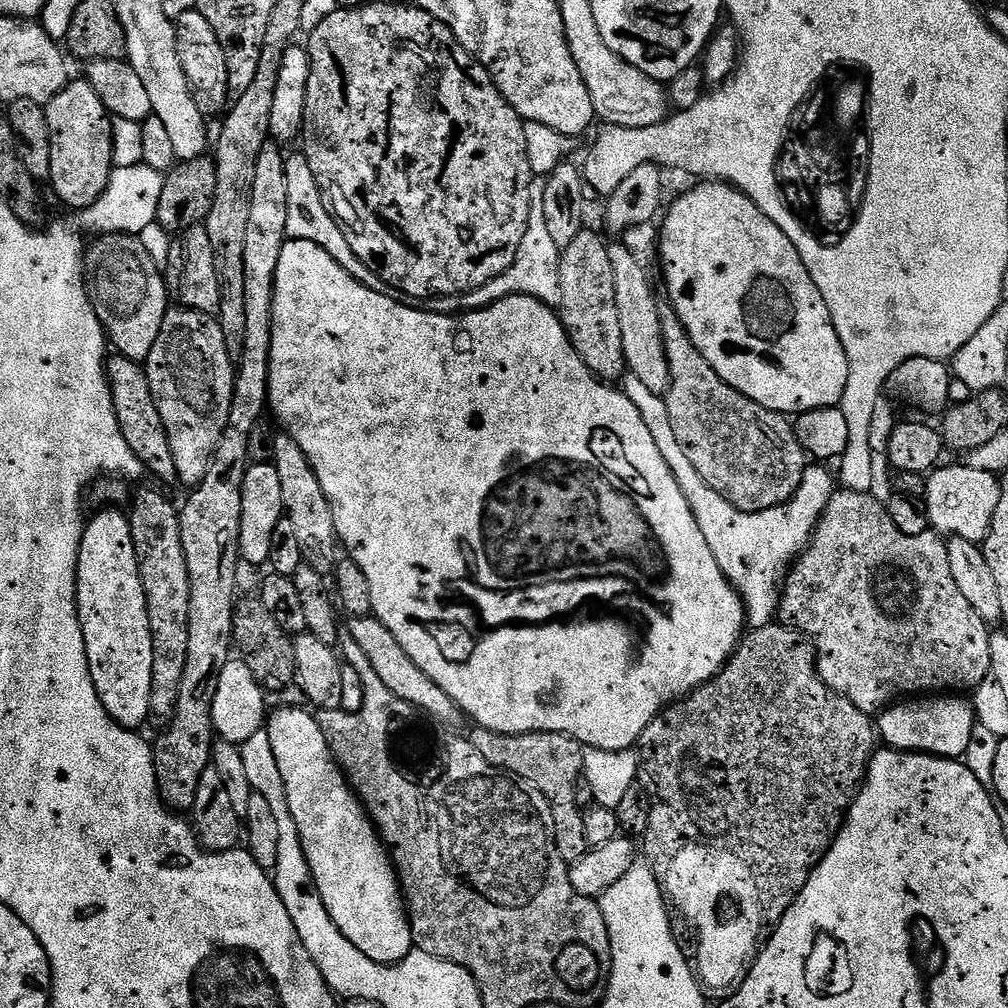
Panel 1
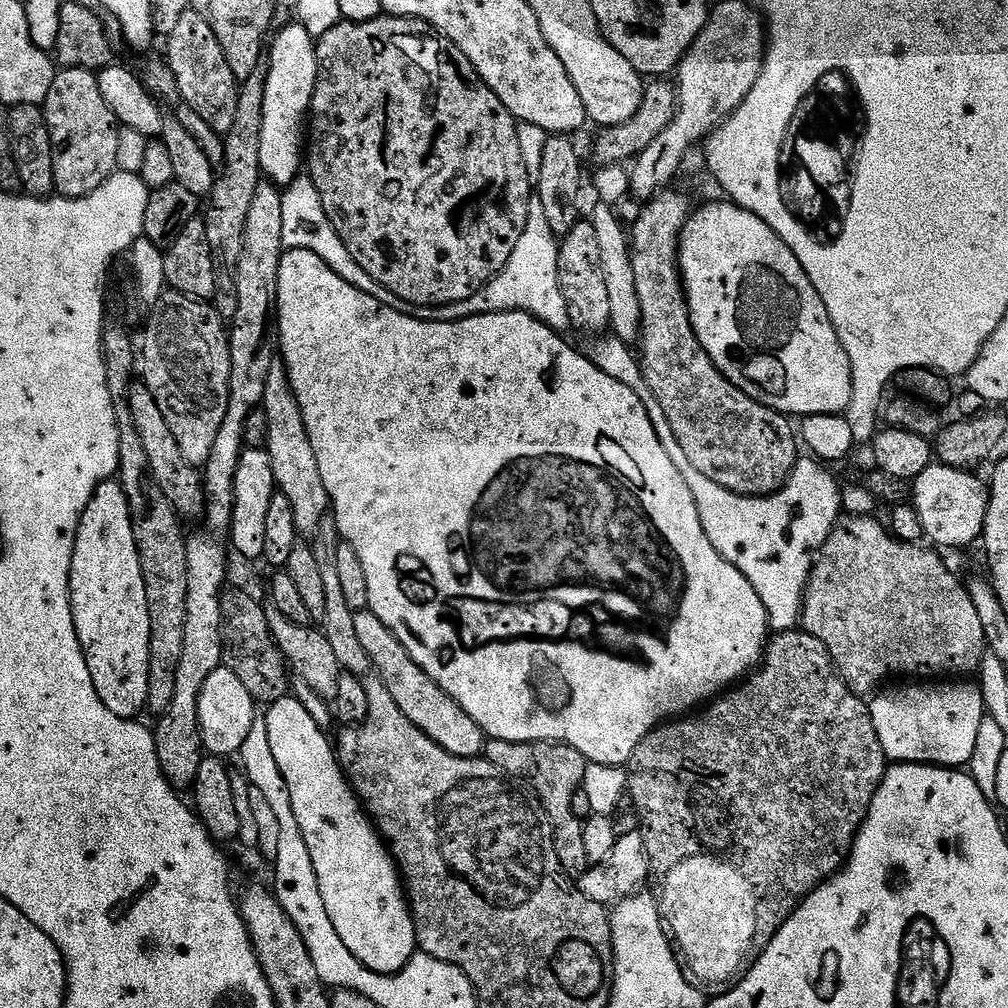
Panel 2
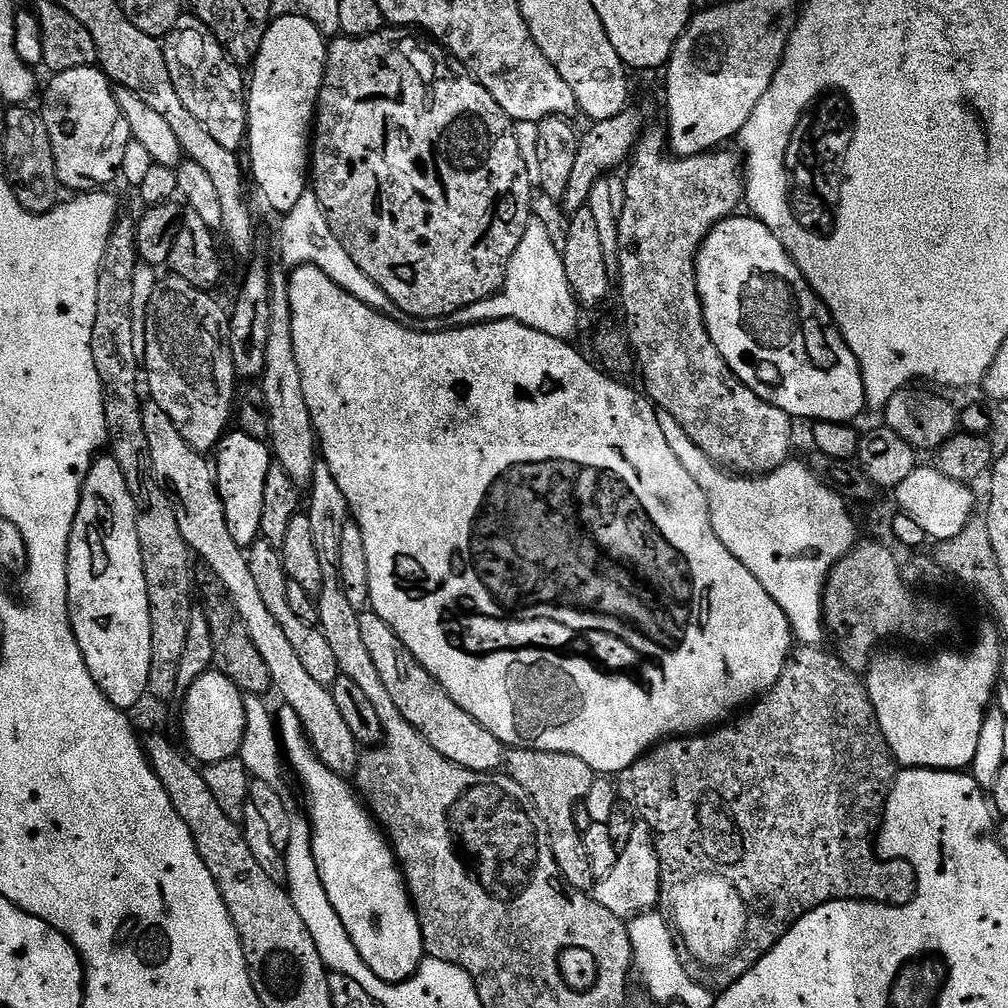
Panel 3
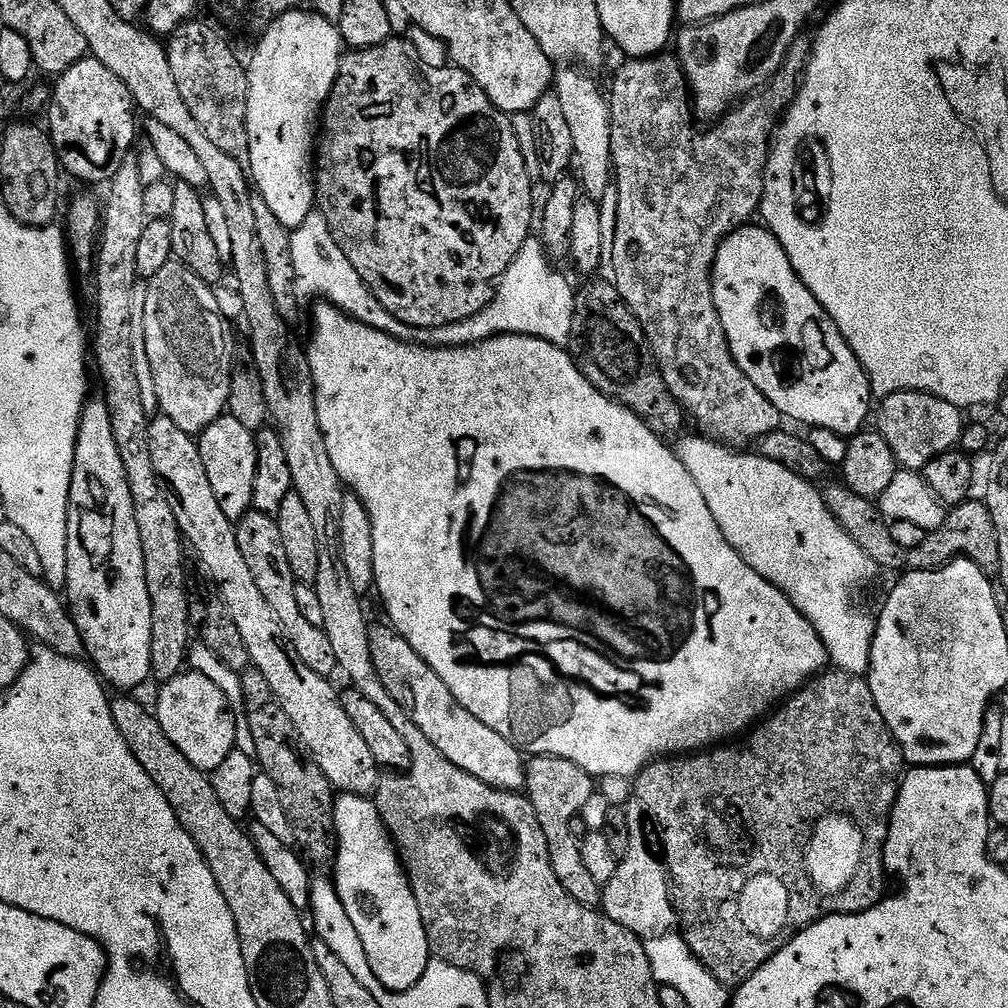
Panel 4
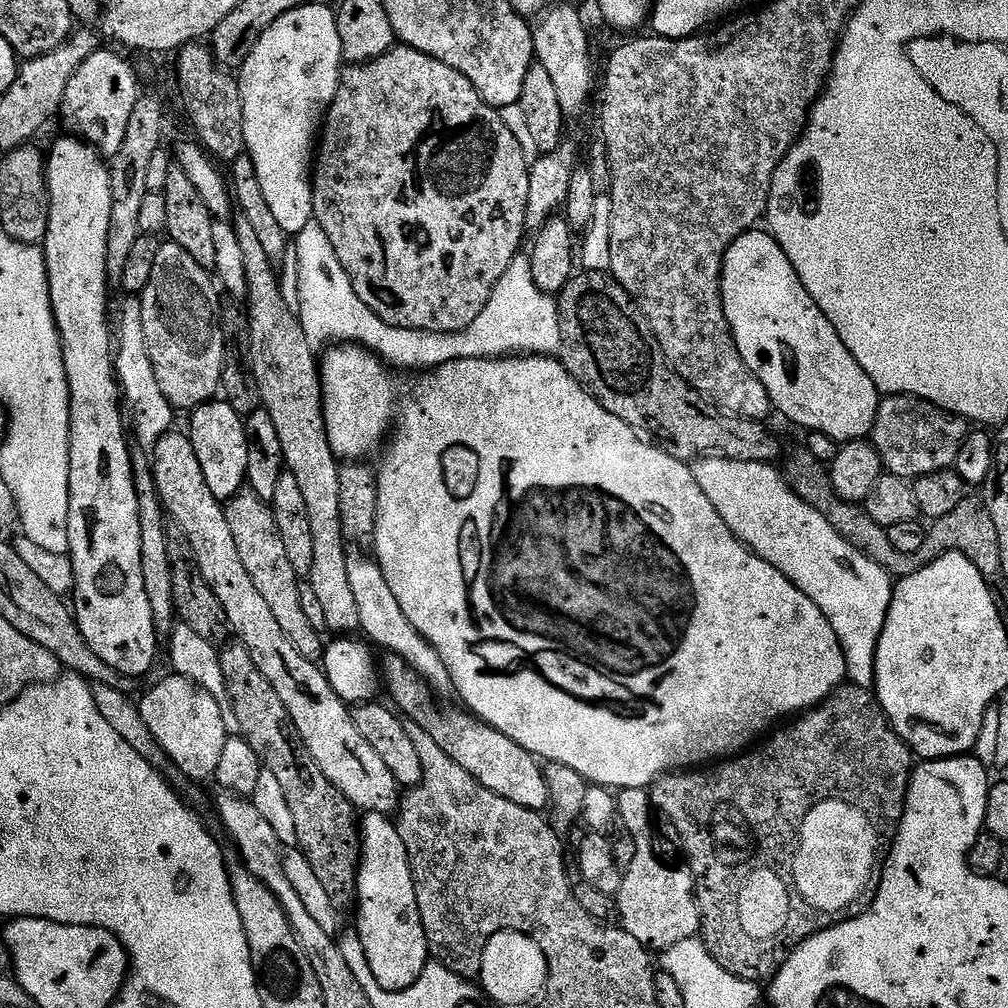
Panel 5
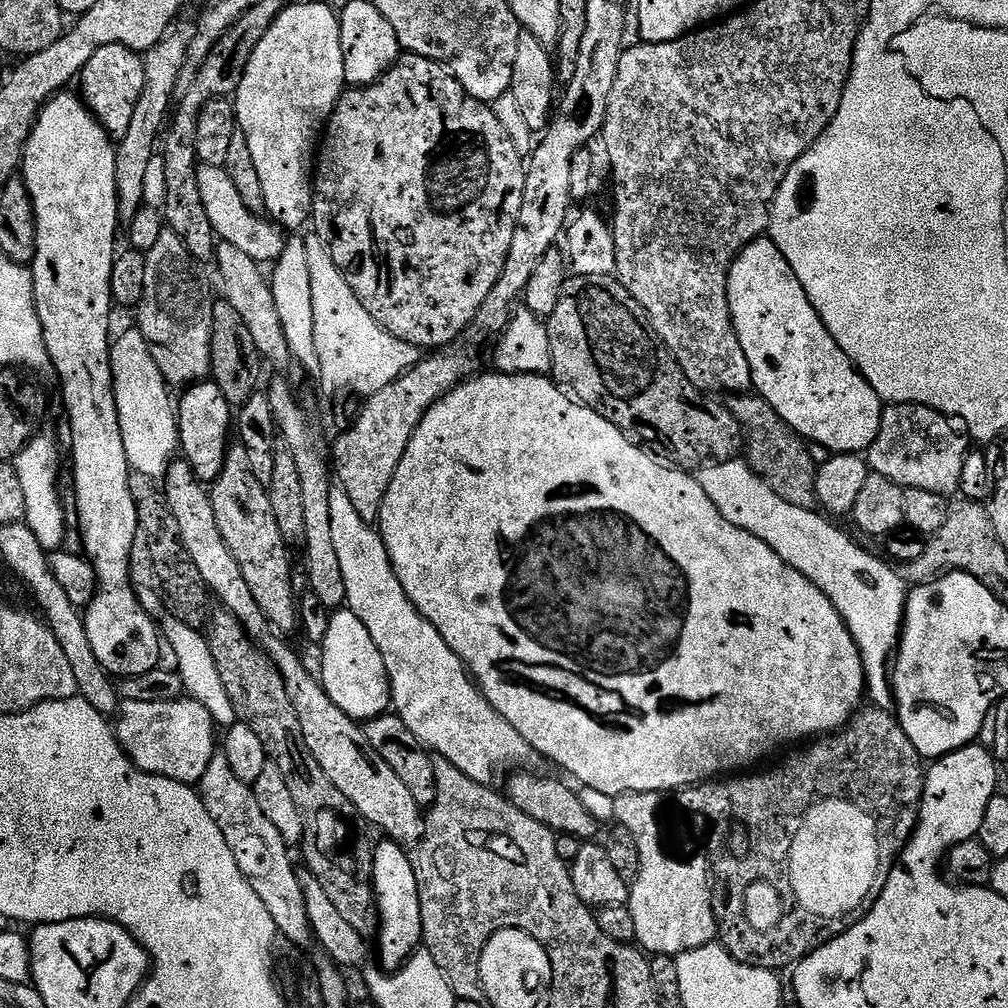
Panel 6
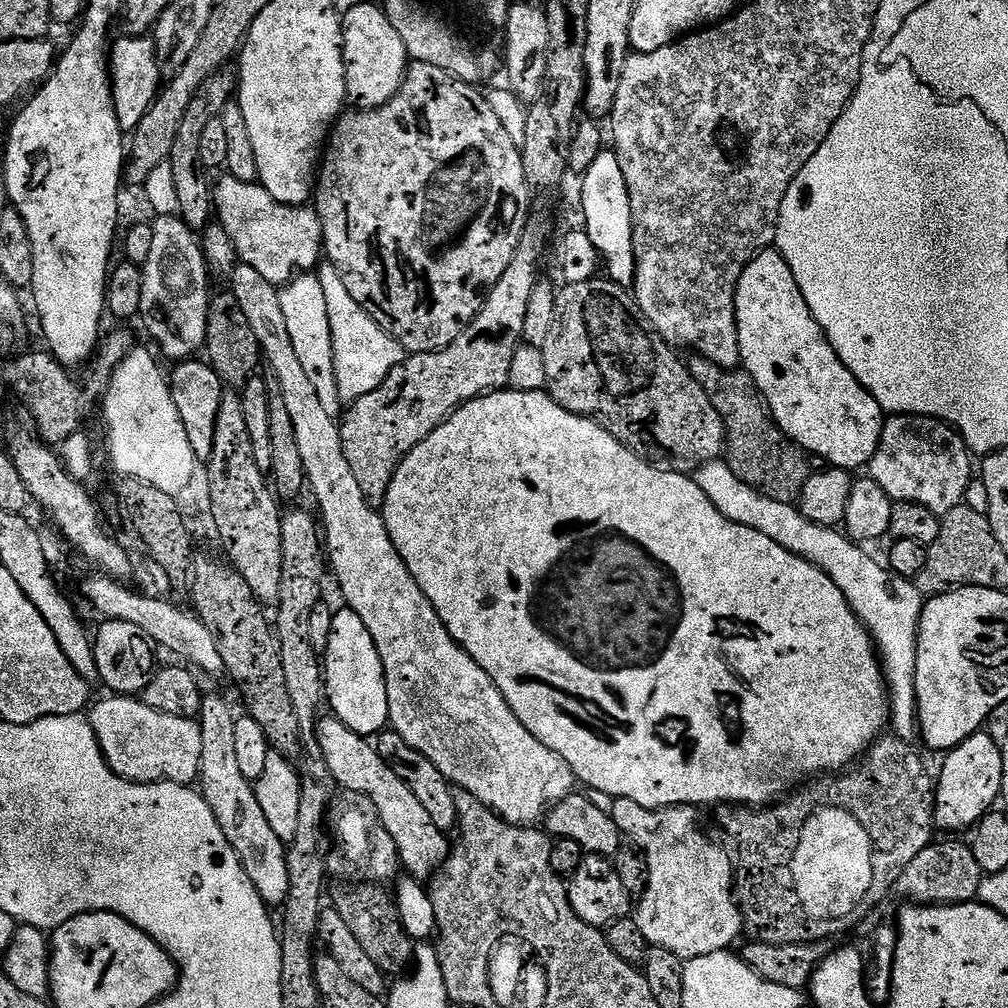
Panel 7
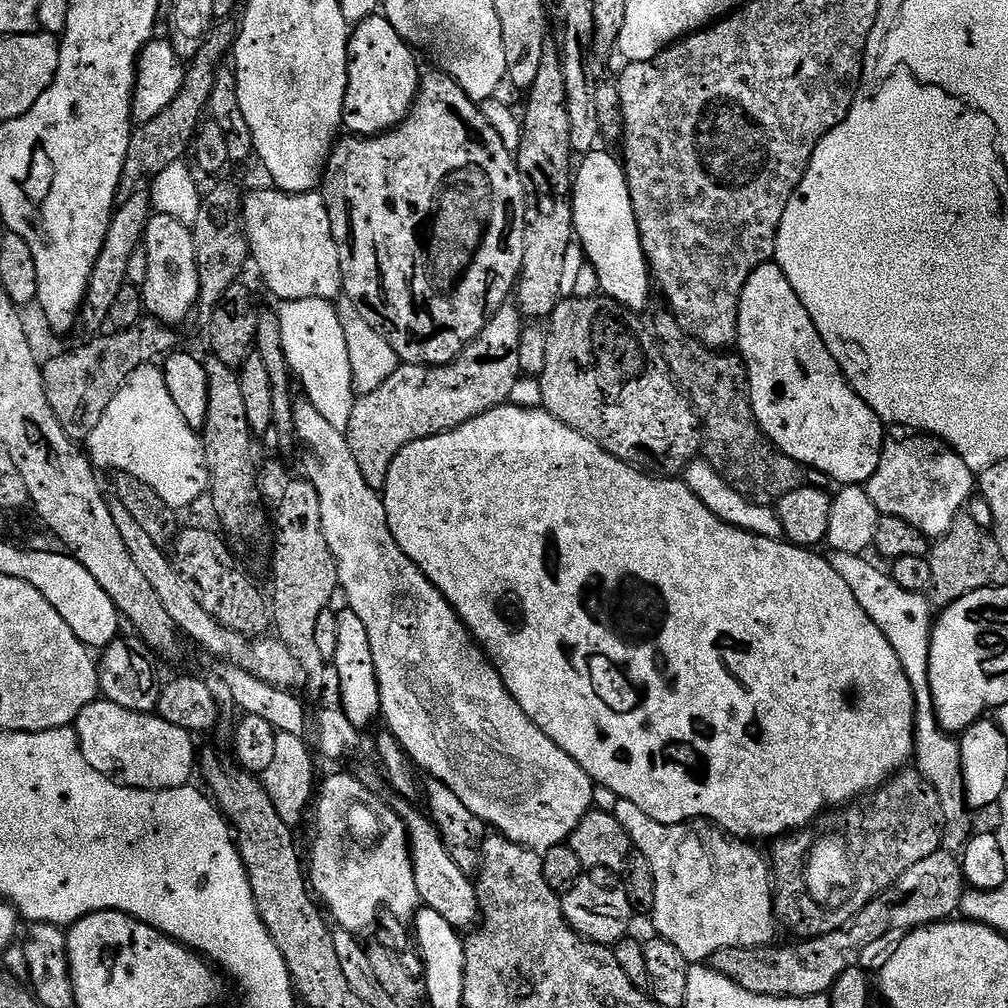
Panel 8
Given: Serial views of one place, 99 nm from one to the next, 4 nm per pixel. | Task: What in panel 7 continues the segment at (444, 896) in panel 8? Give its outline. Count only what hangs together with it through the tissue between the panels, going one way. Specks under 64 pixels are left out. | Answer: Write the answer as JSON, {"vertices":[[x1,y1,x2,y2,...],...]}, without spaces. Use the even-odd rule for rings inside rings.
{"vertices":[[335,718,321,719,316,726,318,742,322,746,322,754,326,754,326,766,330,766,330,774,334,774,337,785,343,791,355,792,357,796,365,796,372,803,386,834,394,838,396,853,409,877,421,882,431,881,432,877,444,867,450,851,450,840,445,833,434,826,430,814,414,798,410,786,382,762,375,747,365,737,352,732]]}

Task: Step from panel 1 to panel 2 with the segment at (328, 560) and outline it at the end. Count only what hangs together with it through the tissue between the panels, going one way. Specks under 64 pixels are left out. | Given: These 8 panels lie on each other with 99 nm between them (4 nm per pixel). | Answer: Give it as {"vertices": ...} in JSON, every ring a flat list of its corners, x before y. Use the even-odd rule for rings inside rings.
{"vertices":[[278,358,270,366,270,374,266,377,266,394,262,411,270,425,270,438,267,451,272,459,272,469,276,479,279,495,285,496,294,509,294,526,297,533,304,538,315,537,320,531,320,523,329,515,330,501,326,494,326,486,322,486,322,470,318,470,318,458,314,458,314,446,310,446,310,434,306,434,306,422,302,418,302,410,298,406,298,398,294,398,294,390,290,386,288,372,284,369,283,359]]}

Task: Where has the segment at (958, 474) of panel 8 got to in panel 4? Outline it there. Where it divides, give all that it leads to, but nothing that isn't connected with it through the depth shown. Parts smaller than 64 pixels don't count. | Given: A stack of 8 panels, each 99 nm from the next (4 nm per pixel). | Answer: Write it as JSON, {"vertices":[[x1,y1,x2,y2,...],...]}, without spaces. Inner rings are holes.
{"vertices":[[895,392,883,397,879,404,880,413,876,416,875,427,882,434,882,438,886,438,890,450,894,450,894,458,901,469,920,472,927,464,934,462,934,458,953,451,960,443,960,435,964,432,966,423,965,413,934,394,929,392]]}

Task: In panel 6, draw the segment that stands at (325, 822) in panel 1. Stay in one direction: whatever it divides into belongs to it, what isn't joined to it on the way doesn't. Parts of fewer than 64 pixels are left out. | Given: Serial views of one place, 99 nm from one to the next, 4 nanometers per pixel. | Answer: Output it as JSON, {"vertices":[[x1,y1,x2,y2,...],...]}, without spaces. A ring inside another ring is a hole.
{"vertices":[[381,839,380,845,375,845,372,854,372,887,376,890,376,907,380,910,380,964,384,970,399,970,412,959,414,953,422,944,422,914,418,898,418,882,414,878,412,857,401,845,393,840]]}

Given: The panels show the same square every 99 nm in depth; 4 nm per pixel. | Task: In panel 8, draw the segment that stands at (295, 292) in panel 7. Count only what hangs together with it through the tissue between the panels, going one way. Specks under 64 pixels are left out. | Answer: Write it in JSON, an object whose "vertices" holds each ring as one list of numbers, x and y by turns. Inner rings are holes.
{"vertices":[[302,298,291,301,291,324,284,330,284,350,288,371,295,383,304,387,307,403,313,404,334,426,334,430,347,433,350,414,358,399,352,391,350,354,346,354,346,334,342,334,342,322,333,301,322,298]]}

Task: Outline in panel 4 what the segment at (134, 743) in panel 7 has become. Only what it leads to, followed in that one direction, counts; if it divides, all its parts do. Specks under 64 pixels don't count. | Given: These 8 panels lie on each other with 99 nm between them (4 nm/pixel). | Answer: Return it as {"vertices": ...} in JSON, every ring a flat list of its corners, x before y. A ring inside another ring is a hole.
{"vertices":[[185,670,180,675,159,685,160,697,154,703,154,711,162,730,166,730,166,738,198,766,198,770,211,774,215,768,222,766,226,754,230,754,236,748,235,742,235,718,231,707,228,705,226,694,222,692,209,678,198,672]]}

